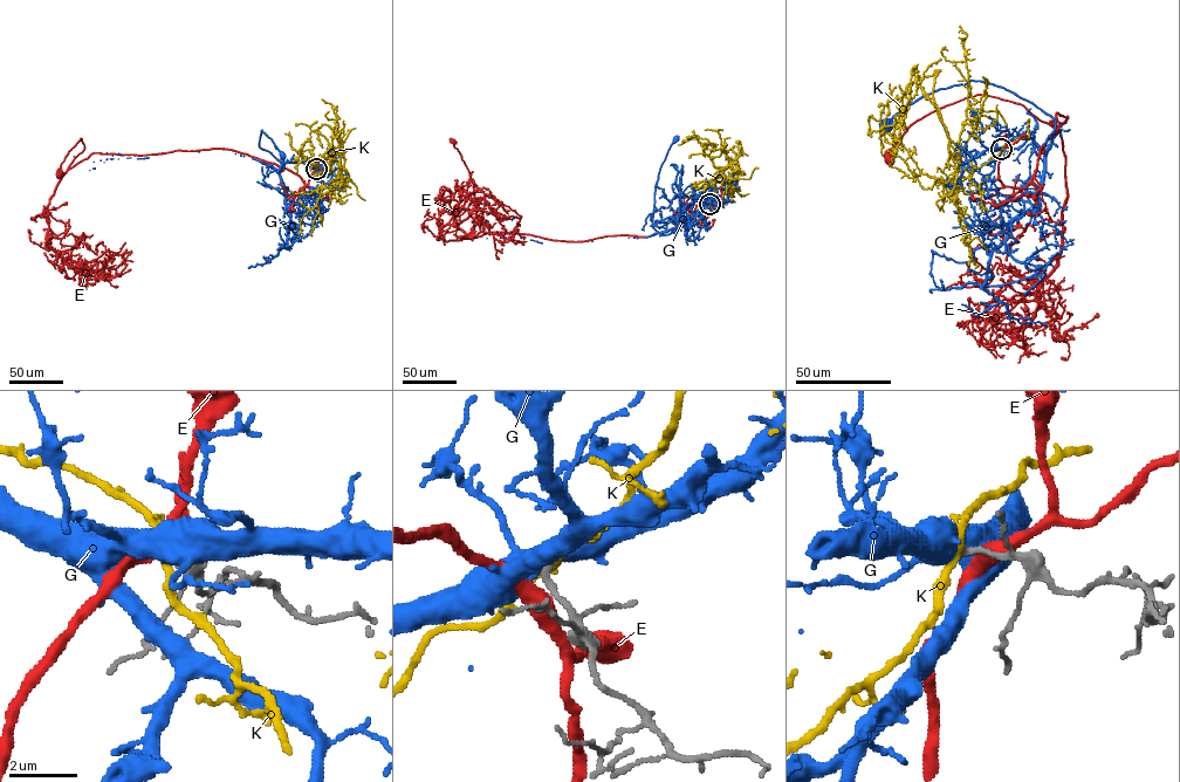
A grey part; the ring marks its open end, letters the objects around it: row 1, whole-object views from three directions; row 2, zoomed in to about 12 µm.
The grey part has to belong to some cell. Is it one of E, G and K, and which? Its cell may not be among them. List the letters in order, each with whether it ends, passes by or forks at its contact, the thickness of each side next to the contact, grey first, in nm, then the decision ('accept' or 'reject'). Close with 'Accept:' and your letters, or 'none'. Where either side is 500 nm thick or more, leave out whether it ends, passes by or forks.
E: it passes by | 180/440 nm | reject
G: 200/550 nm | reject
K: it passes by | 200/240 nm | reject
Accept: none

